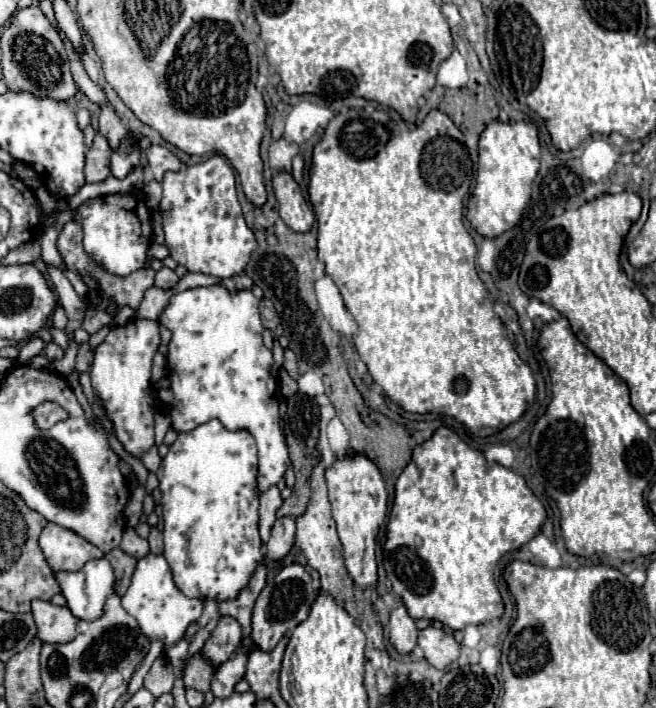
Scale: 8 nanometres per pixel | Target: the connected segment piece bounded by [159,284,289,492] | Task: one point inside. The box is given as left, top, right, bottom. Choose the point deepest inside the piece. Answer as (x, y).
(219, 367)

